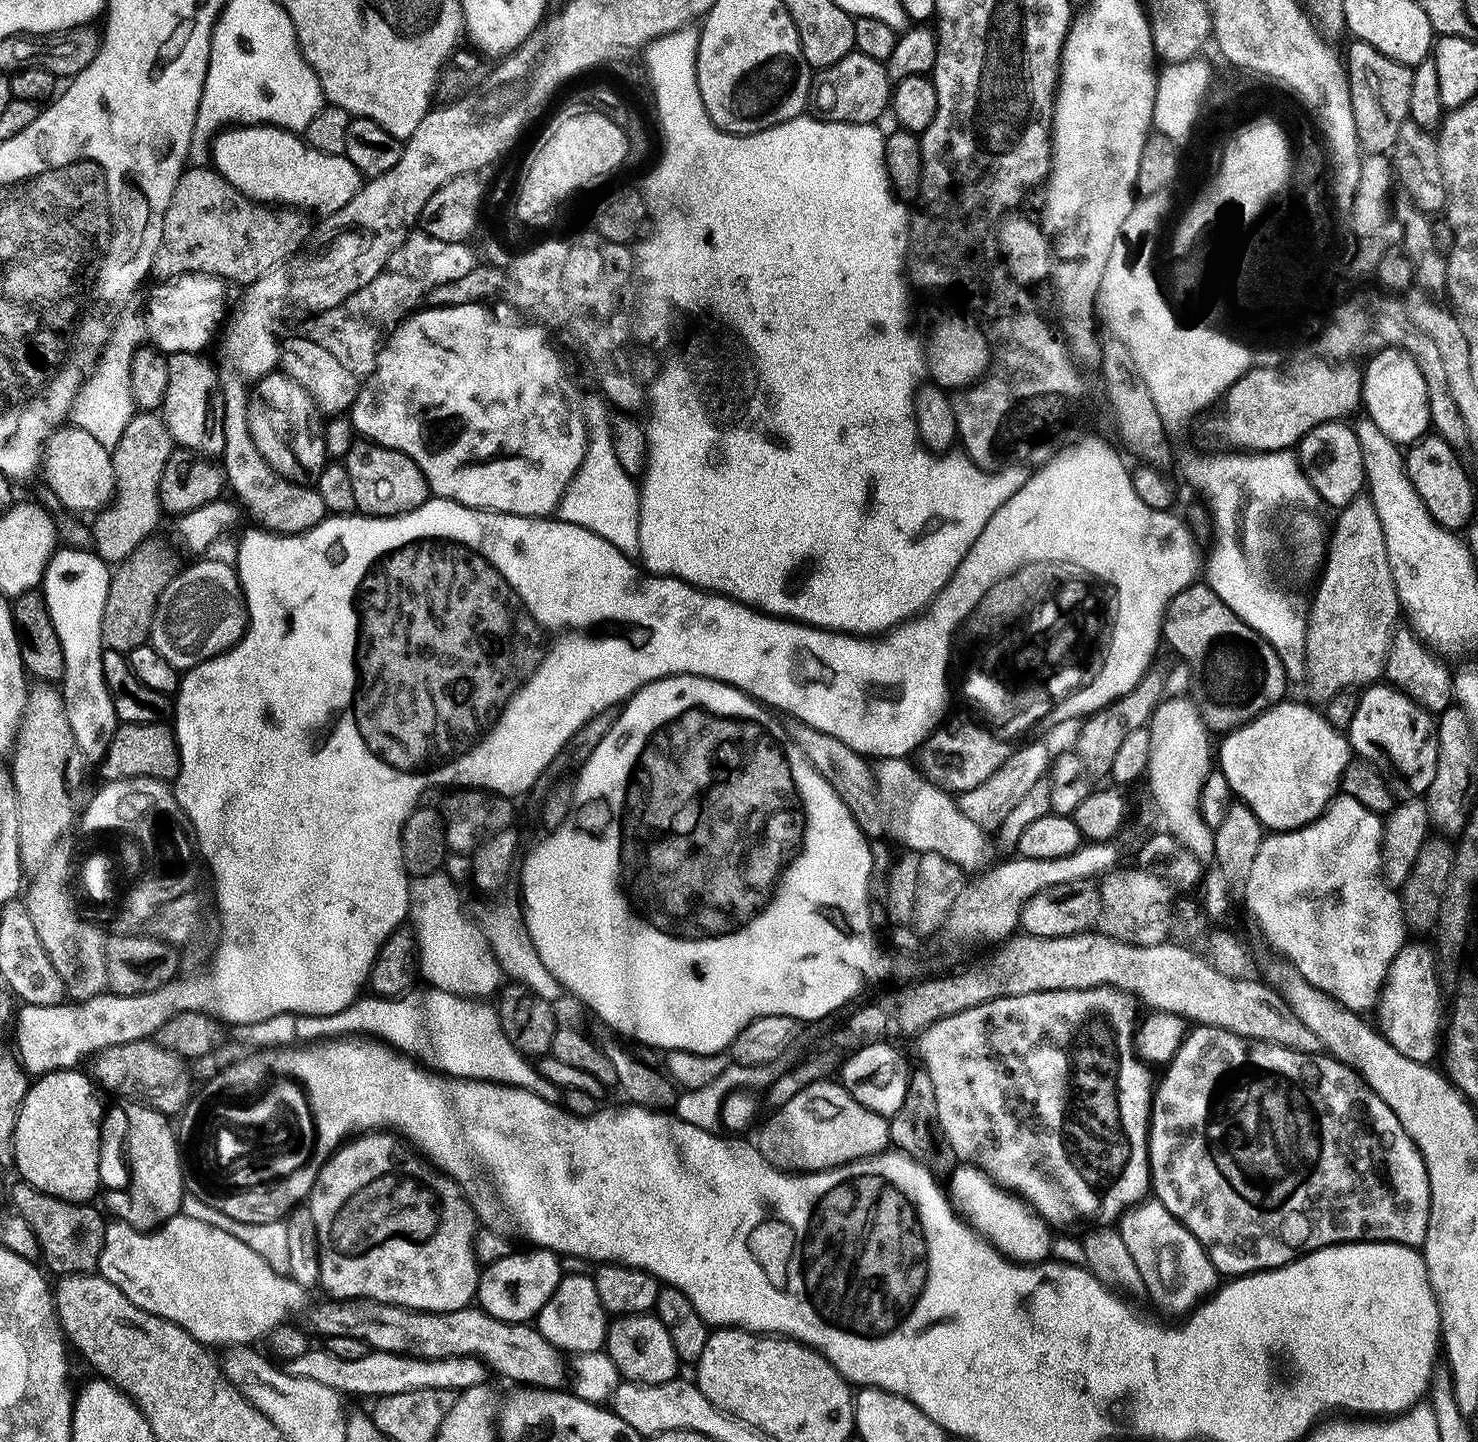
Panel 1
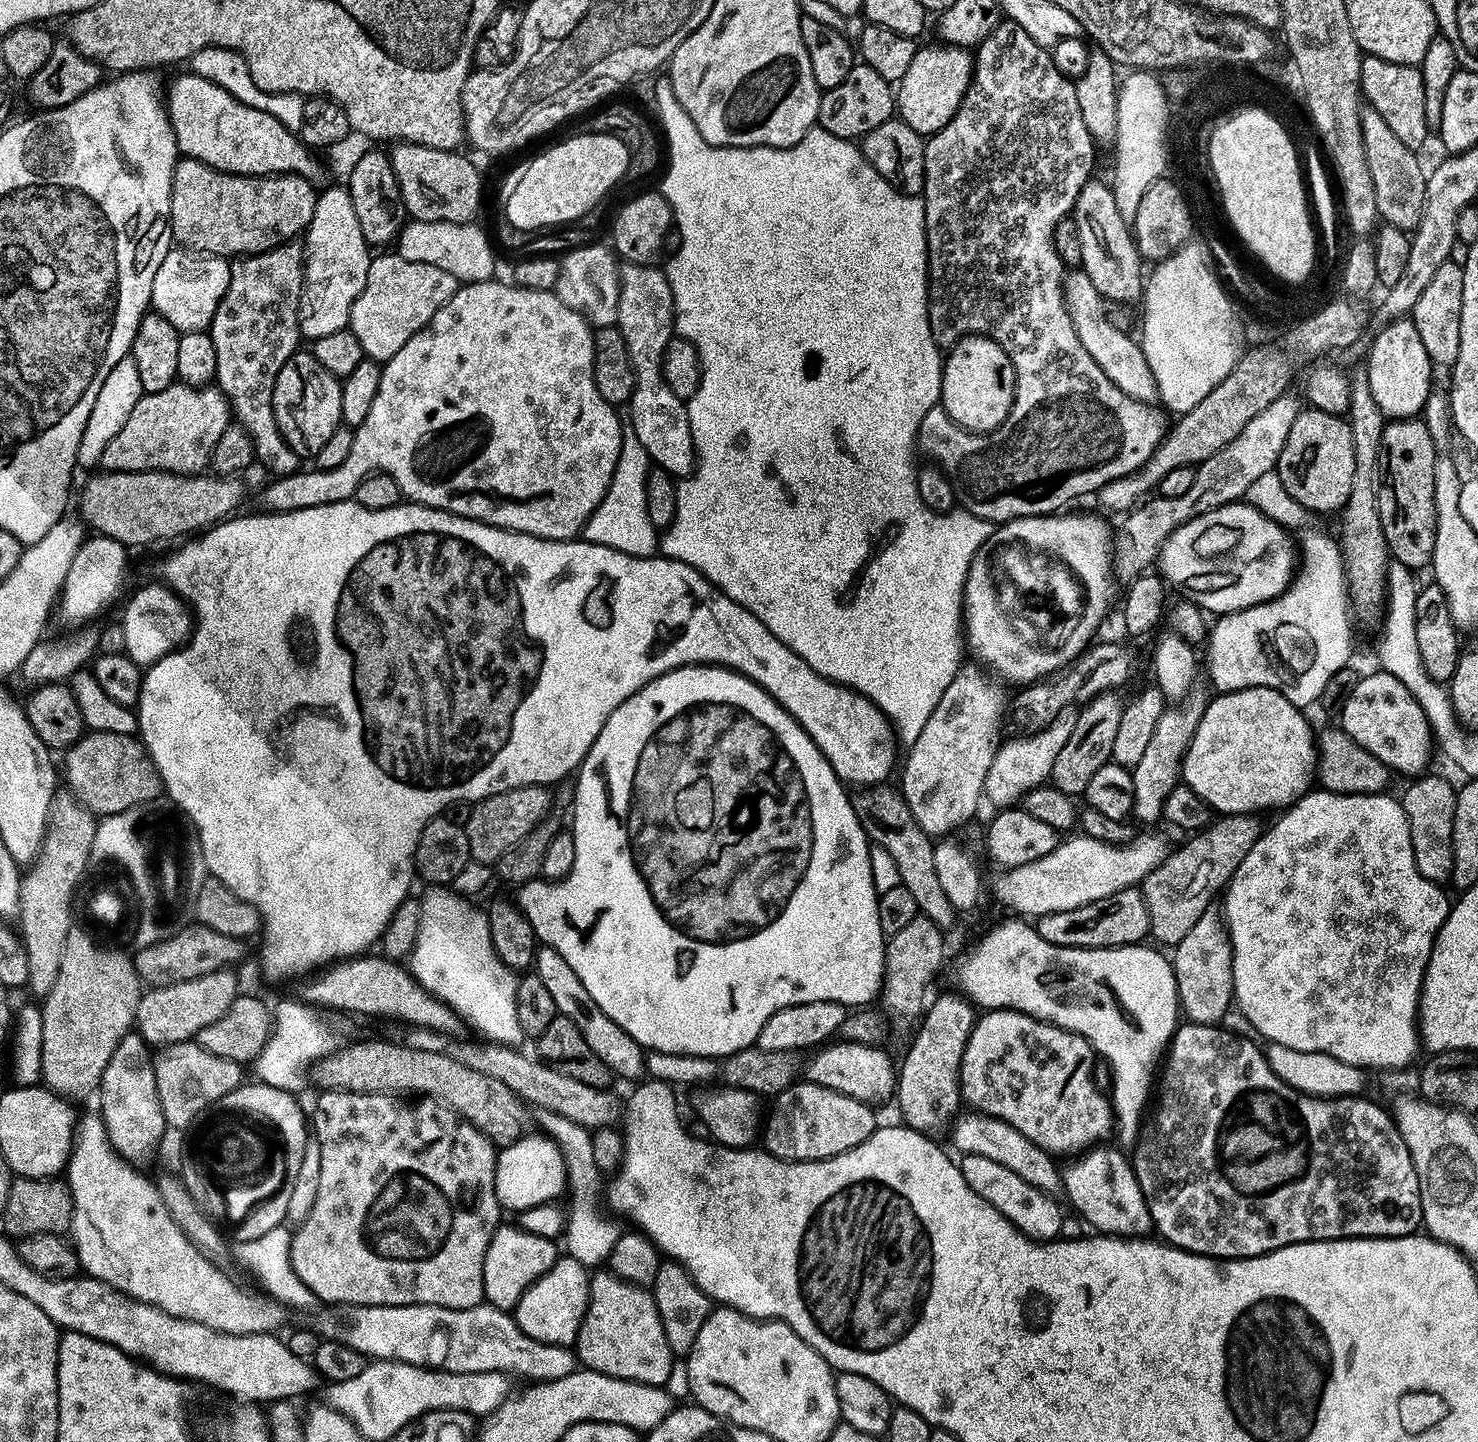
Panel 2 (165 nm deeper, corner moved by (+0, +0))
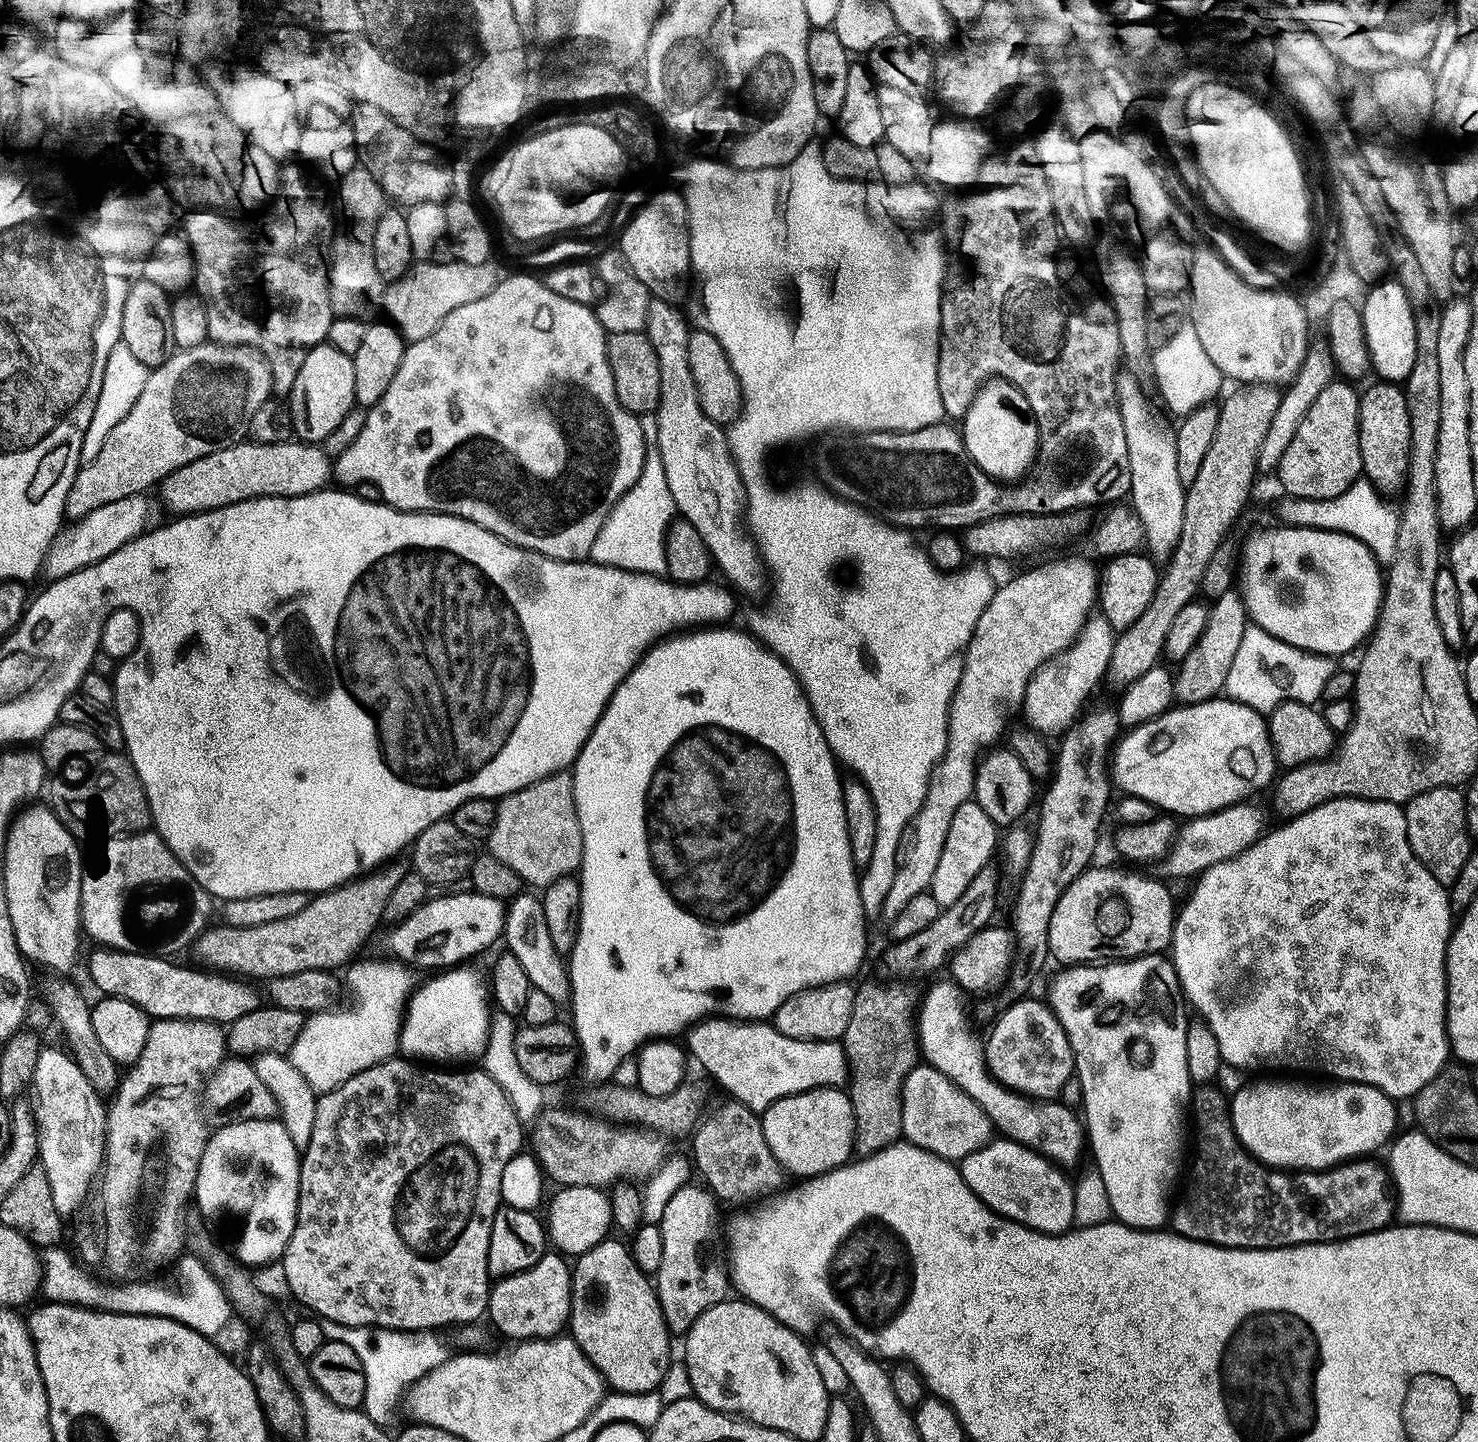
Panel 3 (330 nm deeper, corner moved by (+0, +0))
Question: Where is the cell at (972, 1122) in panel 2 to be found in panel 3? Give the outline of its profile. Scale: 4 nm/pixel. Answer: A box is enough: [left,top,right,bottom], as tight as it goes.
[903,1062,993,1162]

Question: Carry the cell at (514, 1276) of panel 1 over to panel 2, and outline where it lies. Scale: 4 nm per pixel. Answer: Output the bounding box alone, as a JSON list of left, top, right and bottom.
[482,1223,558,1313]

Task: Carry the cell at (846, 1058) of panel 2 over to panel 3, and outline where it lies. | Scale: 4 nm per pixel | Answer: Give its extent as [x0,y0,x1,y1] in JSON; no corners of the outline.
[687,1018,848,1114]

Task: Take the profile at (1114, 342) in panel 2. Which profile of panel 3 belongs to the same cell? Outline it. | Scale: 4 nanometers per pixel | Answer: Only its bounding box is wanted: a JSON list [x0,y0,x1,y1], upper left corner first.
[1116,372,1186,560]

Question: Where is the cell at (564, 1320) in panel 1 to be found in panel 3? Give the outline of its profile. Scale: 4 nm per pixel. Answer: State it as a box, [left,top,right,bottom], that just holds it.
[487,1250,572,1342]

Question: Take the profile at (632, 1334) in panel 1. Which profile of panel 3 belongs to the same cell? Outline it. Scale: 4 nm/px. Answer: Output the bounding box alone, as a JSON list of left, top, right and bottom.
[568,1238,673,1395]

